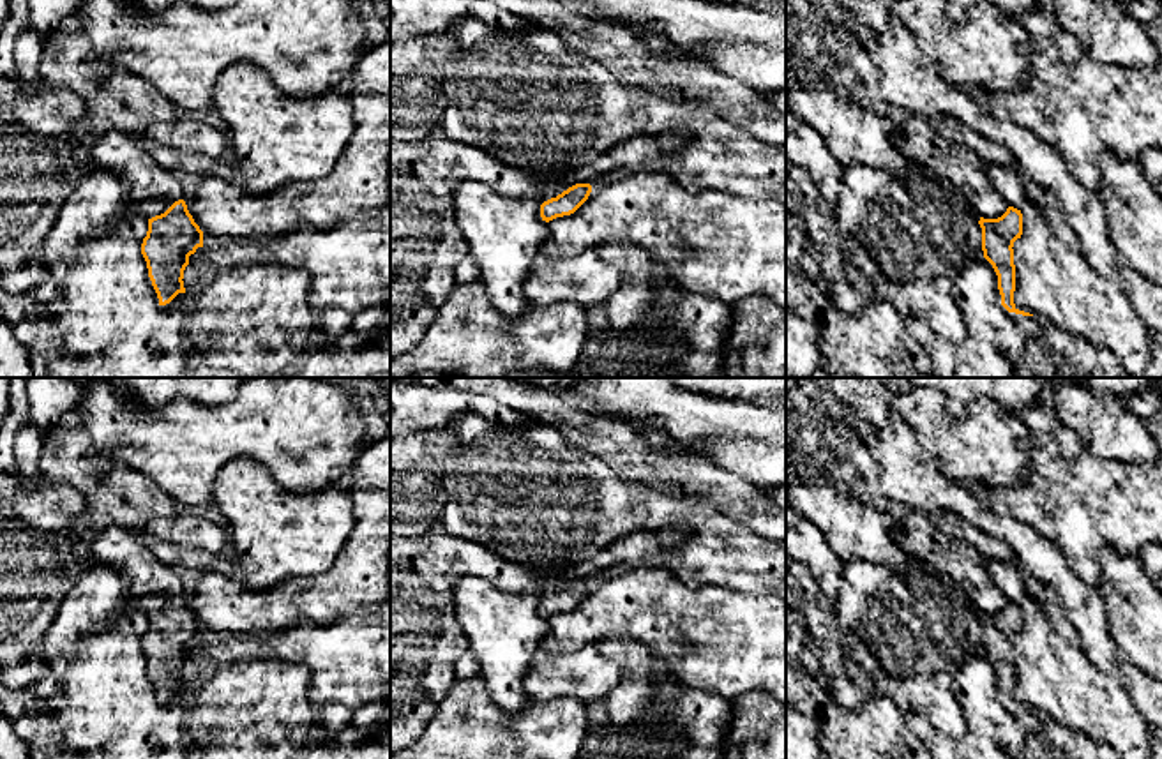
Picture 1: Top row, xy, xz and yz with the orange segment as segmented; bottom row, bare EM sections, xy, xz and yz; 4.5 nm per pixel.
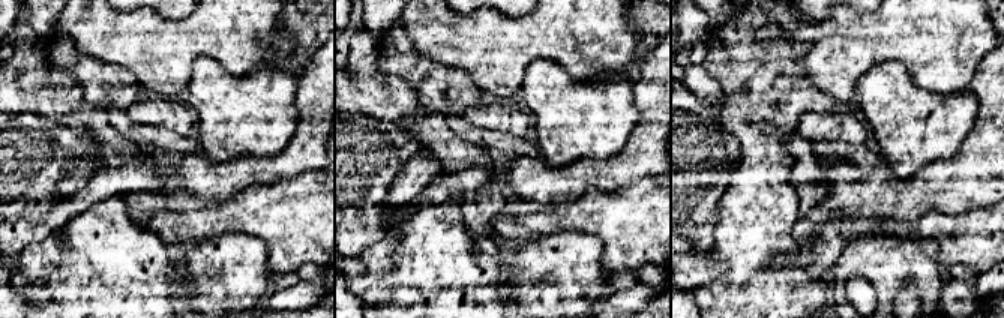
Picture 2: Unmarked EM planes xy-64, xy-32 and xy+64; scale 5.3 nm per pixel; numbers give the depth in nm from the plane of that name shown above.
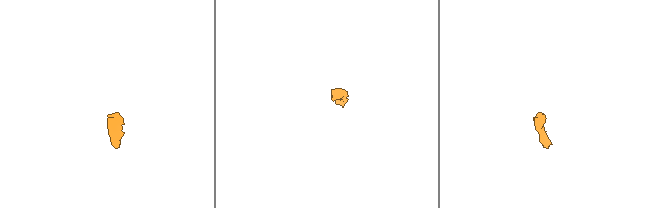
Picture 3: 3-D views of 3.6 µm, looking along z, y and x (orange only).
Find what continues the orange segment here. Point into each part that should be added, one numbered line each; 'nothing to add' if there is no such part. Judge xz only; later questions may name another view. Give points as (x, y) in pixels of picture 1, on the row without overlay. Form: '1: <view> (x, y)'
nothing to add

